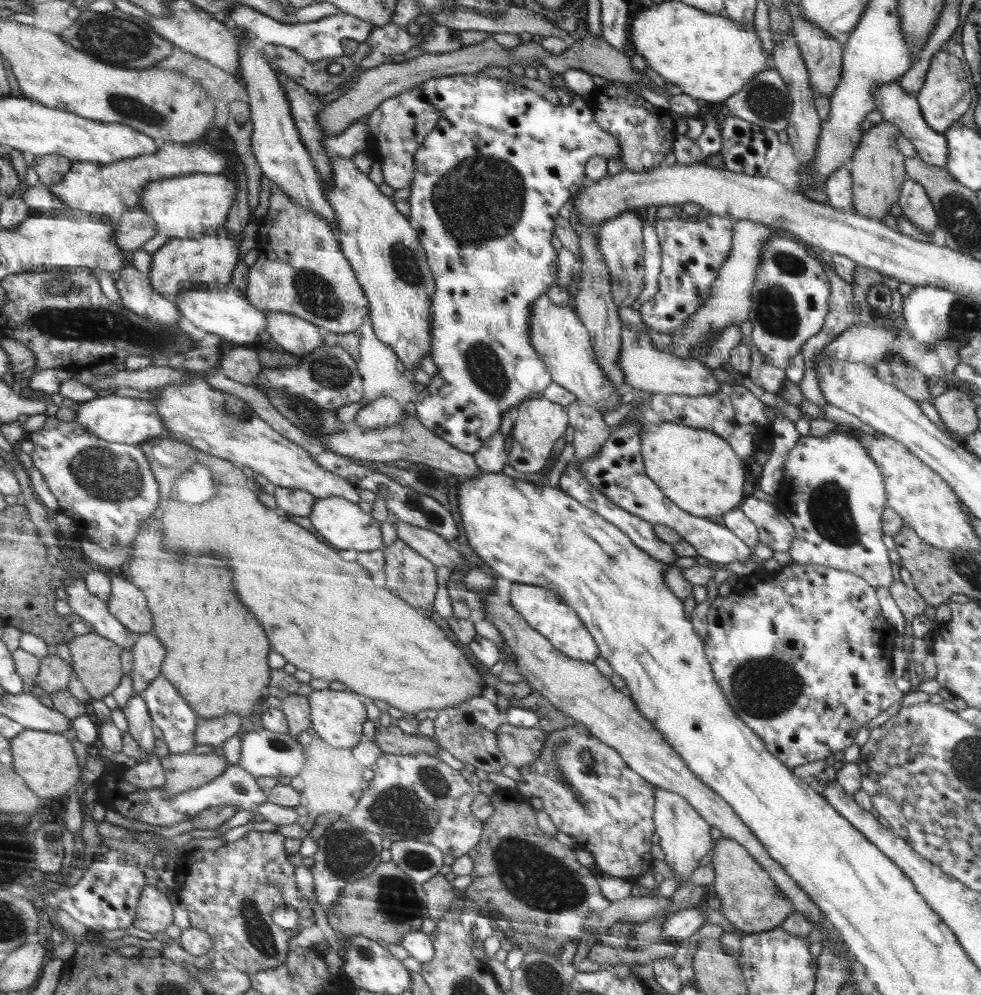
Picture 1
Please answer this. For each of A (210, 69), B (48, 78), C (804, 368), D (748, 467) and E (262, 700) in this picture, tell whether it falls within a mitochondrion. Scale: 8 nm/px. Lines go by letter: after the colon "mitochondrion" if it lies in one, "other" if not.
A: other
B: other
C: other
D: other
E: other

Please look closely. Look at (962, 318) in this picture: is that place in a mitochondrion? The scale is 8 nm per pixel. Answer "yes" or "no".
yes

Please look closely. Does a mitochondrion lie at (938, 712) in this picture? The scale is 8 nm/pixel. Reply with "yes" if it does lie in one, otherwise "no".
no

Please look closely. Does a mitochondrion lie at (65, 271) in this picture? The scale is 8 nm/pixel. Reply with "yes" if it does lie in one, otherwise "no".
no

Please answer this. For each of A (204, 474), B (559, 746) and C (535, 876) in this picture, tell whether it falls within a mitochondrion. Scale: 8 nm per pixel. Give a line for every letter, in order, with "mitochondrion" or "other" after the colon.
A: mitochondrion
B: mitochondrion
C: mitochondrion

